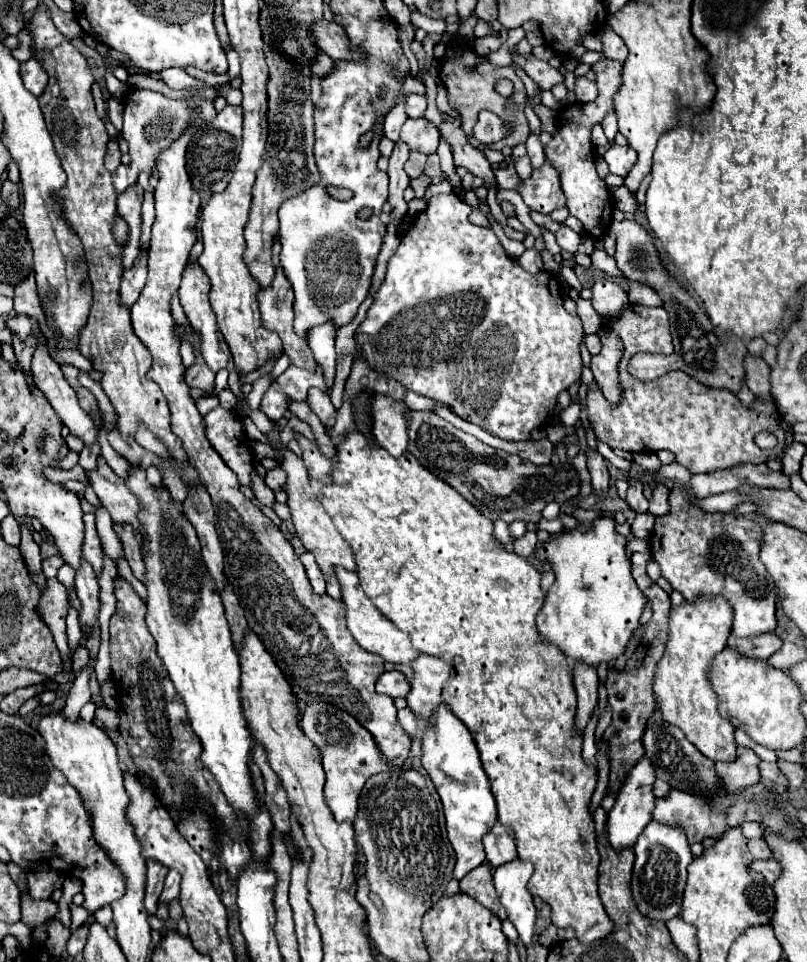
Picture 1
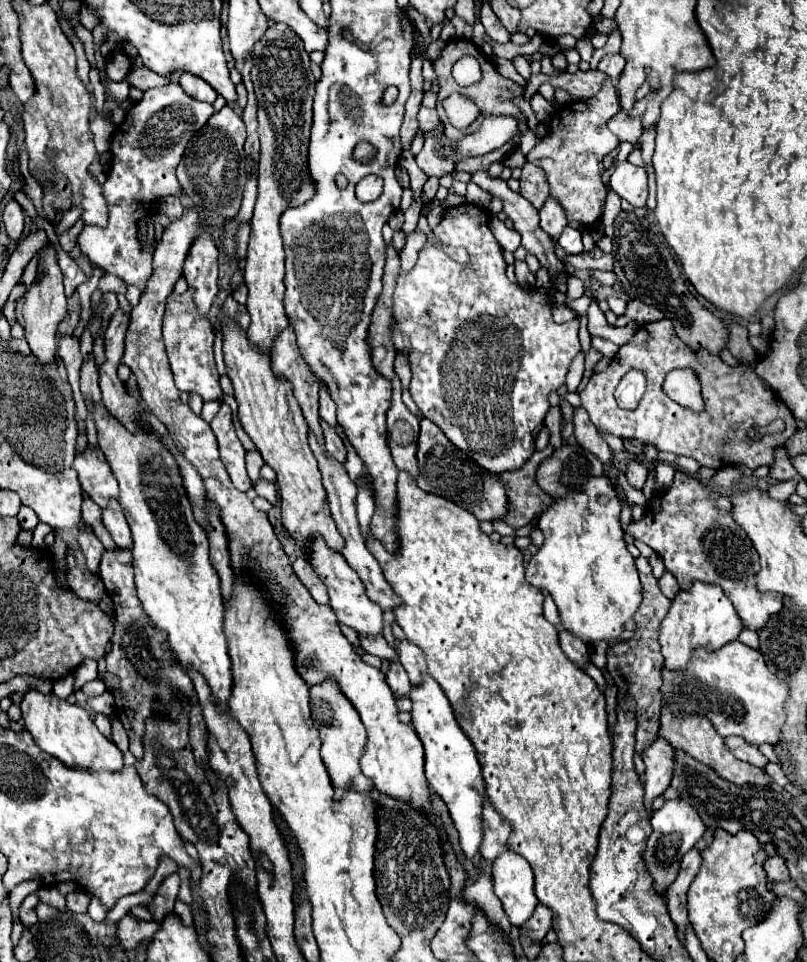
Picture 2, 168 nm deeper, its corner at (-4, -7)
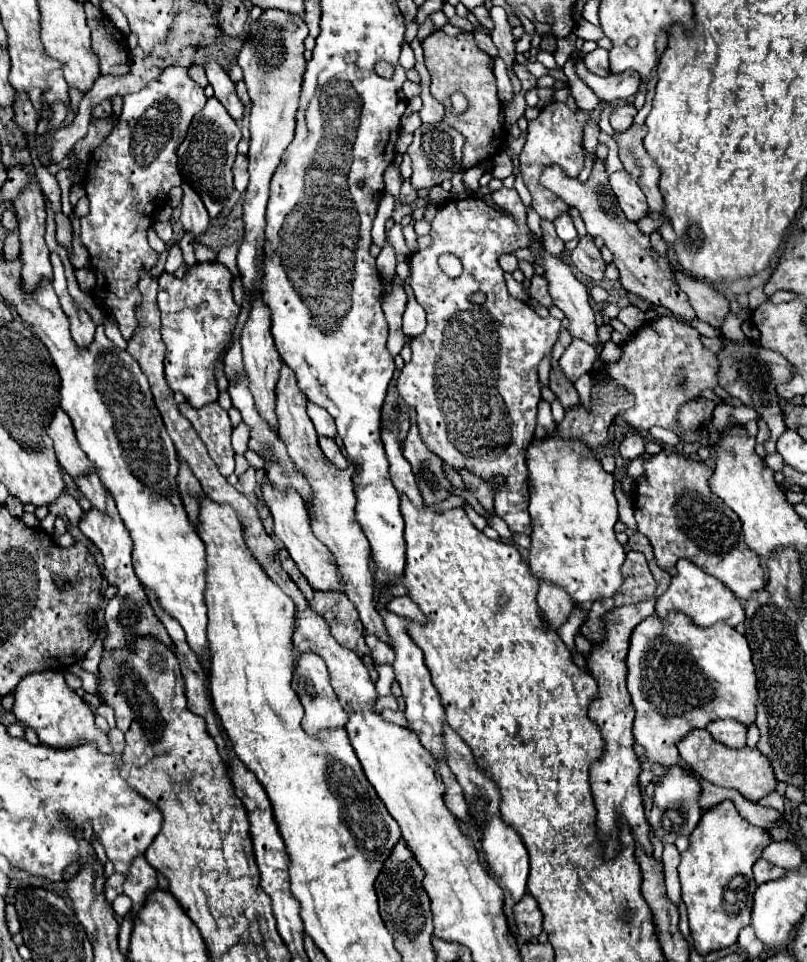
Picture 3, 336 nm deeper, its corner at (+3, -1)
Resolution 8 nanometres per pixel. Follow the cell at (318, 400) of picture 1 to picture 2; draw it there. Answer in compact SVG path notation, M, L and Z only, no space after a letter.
M322 422L322 430L324 430L324 448L334 456L338 458L340 462L346 460L346 448L344 448L344 442L342 438L336 434L336 430L332 426L328 426L326 422Z

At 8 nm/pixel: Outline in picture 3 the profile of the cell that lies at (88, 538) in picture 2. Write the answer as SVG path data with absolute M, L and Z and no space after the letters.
M61 492L61 496L53 504L49 504L49 510L55 510L55 514L65 516L71 524L79 524L79 518L83 514L79 502L69 492Z

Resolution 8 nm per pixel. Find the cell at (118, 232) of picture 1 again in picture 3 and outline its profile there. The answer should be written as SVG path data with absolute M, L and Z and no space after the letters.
M177 64L165 68L163 74L151 80L143 90L139 90L137 94L123 96L123 112L119 116L119 124L103 140L103 144L91 154L85 168L87 176L83 178L83 186L91 202L91 212L85 218L81 218L81 242L89 250L91 266L101 276L97 278L95 292L105 292L105 294L97 294L97 302L107 316L115 318L123 338L127 340L137 328L135 308L141 304L139 302L141 294L137 290L139 272L141 270L149 272L159 260L159 254L147 242L147 232L153 224L153 212L159 204L167 200L169 190L183 182L177 166L177 146L183 142L191 118L205 106L205 102L207 96L203 94L203 88L189 76L187 68Z

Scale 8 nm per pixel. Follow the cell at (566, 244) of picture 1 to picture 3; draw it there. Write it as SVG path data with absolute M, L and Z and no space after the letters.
M567 212L561 214L561 216L557 216L557 220L555 220L553 224L555 224L555 230L557 230L557 234L559 234L559 238L561 238L563 242L577 238L577 230L575 230L573 218L571 218Z

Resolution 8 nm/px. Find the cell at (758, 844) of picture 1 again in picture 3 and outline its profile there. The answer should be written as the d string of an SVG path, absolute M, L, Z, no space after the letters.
M763 858L757 860L757 864L753 866L753 876L755 876L757 884L765 884L769 880L777 880L779 876L783 876L783 872L785 872L783 868L779 868L779 866L763 860Z

